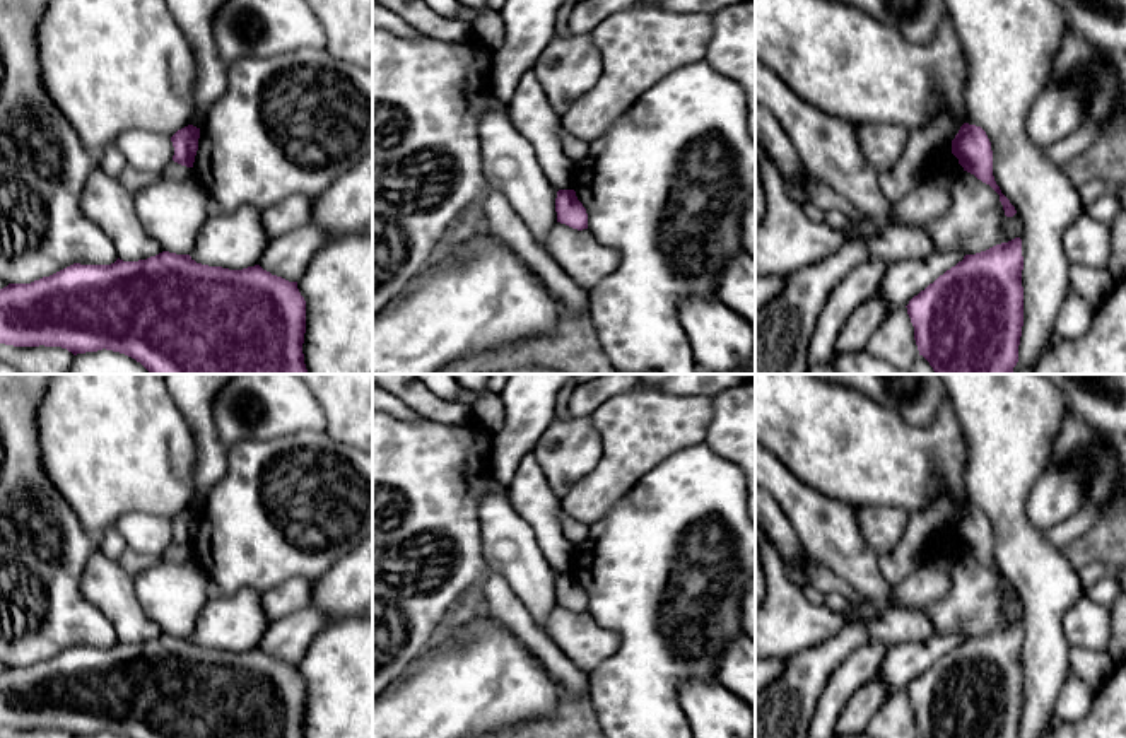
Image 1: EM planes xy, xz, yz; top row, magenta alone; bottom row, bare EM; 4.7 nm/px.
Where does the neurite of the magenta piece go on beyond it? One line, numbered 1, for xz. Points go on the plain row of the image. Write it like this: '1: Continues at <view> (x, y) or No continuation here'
1: No continuation here

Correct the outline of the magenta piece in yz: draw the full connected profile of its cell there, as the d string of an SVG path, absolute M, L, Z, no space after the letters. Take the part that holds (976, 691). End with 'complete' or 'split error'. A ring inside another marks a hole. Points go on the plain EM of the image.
M1022 622L996 627L940 658L914 678L907 697L919 738L1018 738L1023 709Z; complete

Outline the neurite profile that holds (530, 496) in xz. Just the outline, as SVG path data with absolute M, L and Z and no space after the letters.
M533 451L519 461L506 494L514 511L531 526L540 550L555 572L574 572L578 548L562 533L560 499L547 485Z

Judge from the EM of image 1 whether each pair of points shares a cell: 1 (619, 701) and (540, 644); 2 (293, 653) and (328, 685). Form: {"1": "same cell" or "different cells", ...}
{"1": "different cells", "2": "different cells"}

